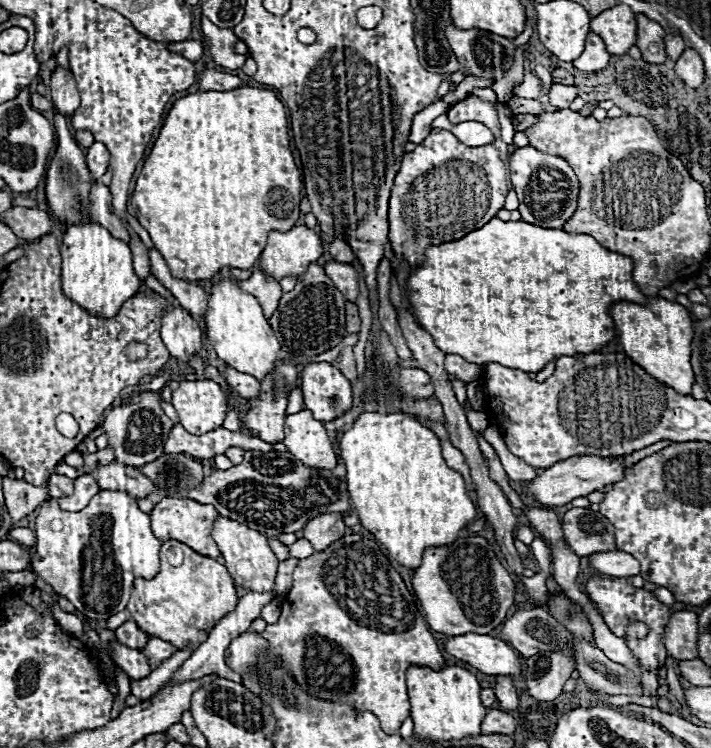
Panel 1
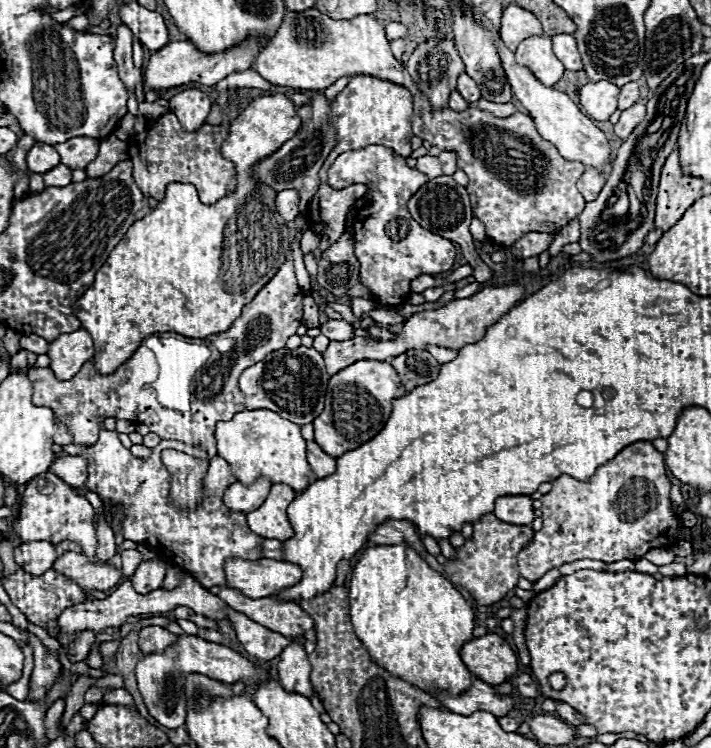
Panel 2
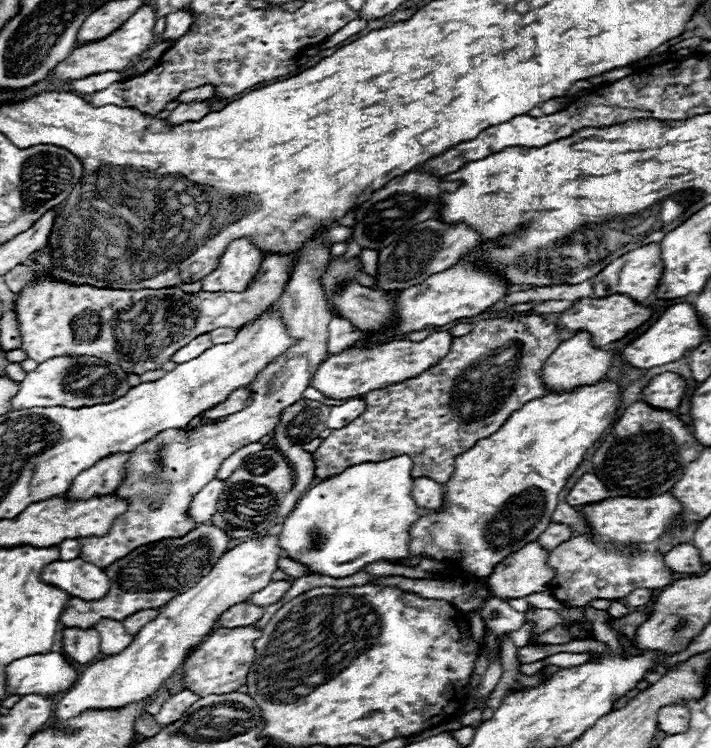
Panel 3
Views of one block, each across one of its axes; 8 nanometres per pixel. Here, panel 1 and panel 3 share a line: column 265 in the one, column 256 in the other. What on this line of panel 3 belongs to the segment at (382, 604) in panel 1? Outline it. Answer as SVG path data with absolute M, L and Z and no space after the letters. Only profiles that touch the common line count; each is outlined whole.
M218 628L206 636L206 640L186 658L184 662L184 688L192 690L200 698L208 694L226 694L238 690L246 684L246 674L256 656L254 640L260 636L260 630L254 628Z

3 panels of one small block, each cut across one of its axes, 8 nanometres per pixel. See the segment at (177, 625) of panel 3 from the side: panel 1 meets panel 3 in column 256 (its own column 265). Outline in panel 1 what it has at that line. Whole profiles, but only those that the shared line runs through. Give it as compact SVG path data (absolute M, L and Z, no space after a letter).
M218 516L212 528L212 538L216 540L224 560L226 560L226 568L232 574L236 586L244 586L246 590L256 590L256 592L264 592L264 590L274 590L274 578L276 578L276 566L278 566L278 558L274 556L274 552L268 546L268 538L236 520Z

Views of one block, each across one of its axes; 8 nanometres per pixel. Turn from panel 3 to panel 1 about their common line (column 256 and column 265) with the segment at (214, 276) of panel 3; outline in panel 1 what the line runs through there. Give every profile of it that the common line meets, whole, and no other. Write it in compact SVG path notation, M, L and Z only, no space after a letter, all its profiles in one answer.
M294 226L288 232L272 230L256 268L262 268L276 280L300 276L322 254L324 248L320 236L308 226Z

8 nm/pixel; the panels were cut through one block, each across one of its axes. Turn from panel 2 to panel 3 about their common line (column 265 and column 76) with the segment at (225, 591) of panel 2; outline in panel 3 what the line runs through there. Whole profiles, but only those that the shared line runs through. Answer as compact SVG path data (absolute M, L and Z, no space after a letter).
M206 522L204 526L192 528L184 538L164 538L148 546L138 546L136 550L132 550L132 554L104 568L108 578L112 578L112 586L104 598L90 602L70 598L64 612L60 614L60 622L66 628L90 628L100 618L124 620L136 610L146 610L148 606L160 608L176 594L182 594L184 590L196 586L196 582L200 582L200 578L204 578L204 574L208 574L208 570L212 570L212 566L226 552L228 542L230 538L218 526Z

